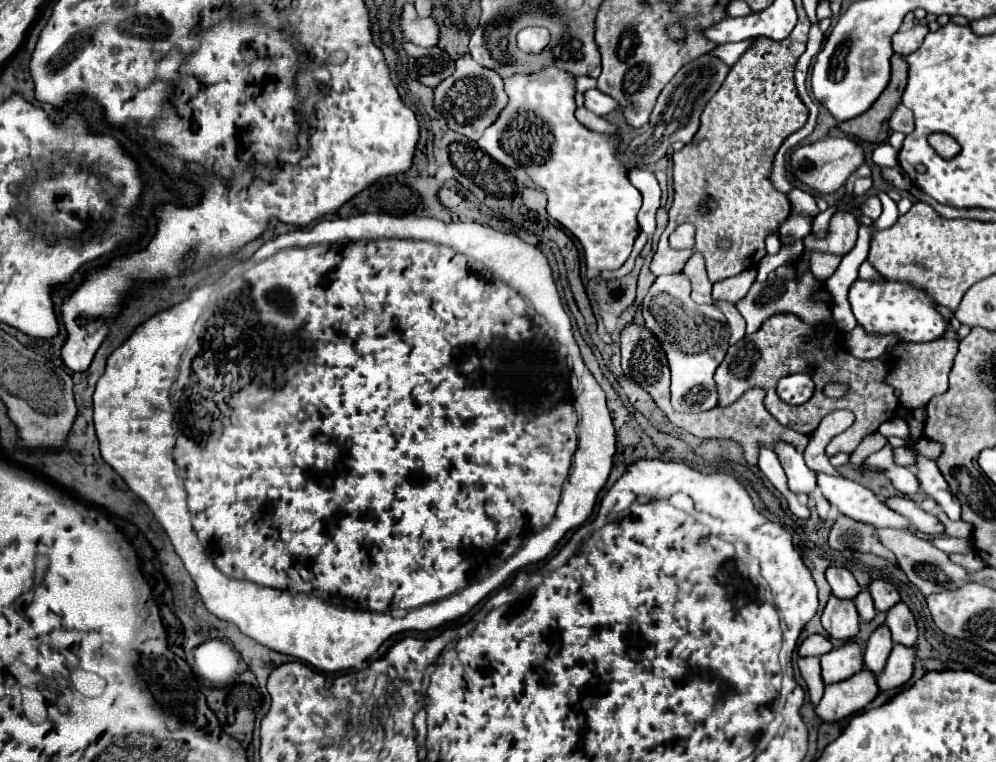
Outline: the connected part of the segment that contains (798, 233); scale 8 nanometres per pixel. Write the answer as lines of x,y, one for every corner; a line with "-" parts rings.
791,213
789,219
781,225
779,235
793,235
793,239
801,239
801,237
805,237
811,231
811,221
813,221
811,217

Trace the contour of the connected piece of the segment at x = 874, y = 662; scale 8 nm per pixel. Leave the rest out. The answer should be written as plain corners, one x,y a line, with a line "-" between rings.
883,625
879,627
871,639
865,645
865,653
863,653
863,665
867,667
867,671
879,675
887,663
887,657
893,649
893,641
891,641
891,633
889,629

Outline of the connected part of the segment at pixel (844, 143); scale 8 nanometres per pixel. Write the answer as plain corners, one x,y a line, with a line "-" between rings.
827,137
811,145
801,145
791,155
791,173
795,181
807,185
819,195
835,193
859,165
863,165
863,149
857,141
847,137

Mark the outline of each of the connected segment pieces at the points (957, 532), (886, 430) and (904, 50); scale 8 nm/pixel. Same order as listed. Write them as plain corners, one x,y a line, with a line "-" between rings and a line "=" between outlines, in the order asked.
939,513
939,521
945,525
945,533
949,537
963,537
963,539
971,539
973,535
973,527
965,521
951,521
945,513
=
896,416
883,423
879,427
878,432
884,437
896,436
905,439
907,448
913,448
913,446
918,442
918,440
913,440
909,437
909,428
907,423
=
917,23
915,27
911,27
909,31
897,31
893,37
891,37
891,43
893,43
893,53
897,55
909,55
913,53
915,49
921,47
925,35
929,33
927,25
925,23

